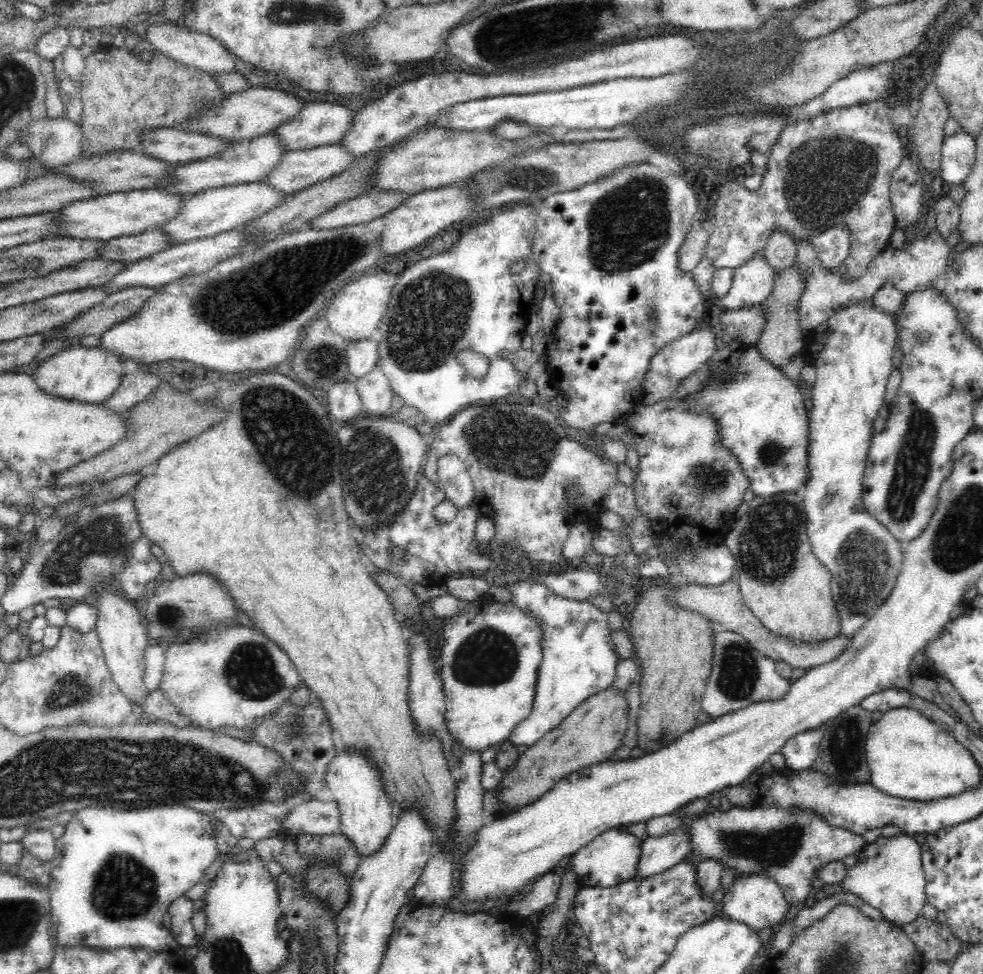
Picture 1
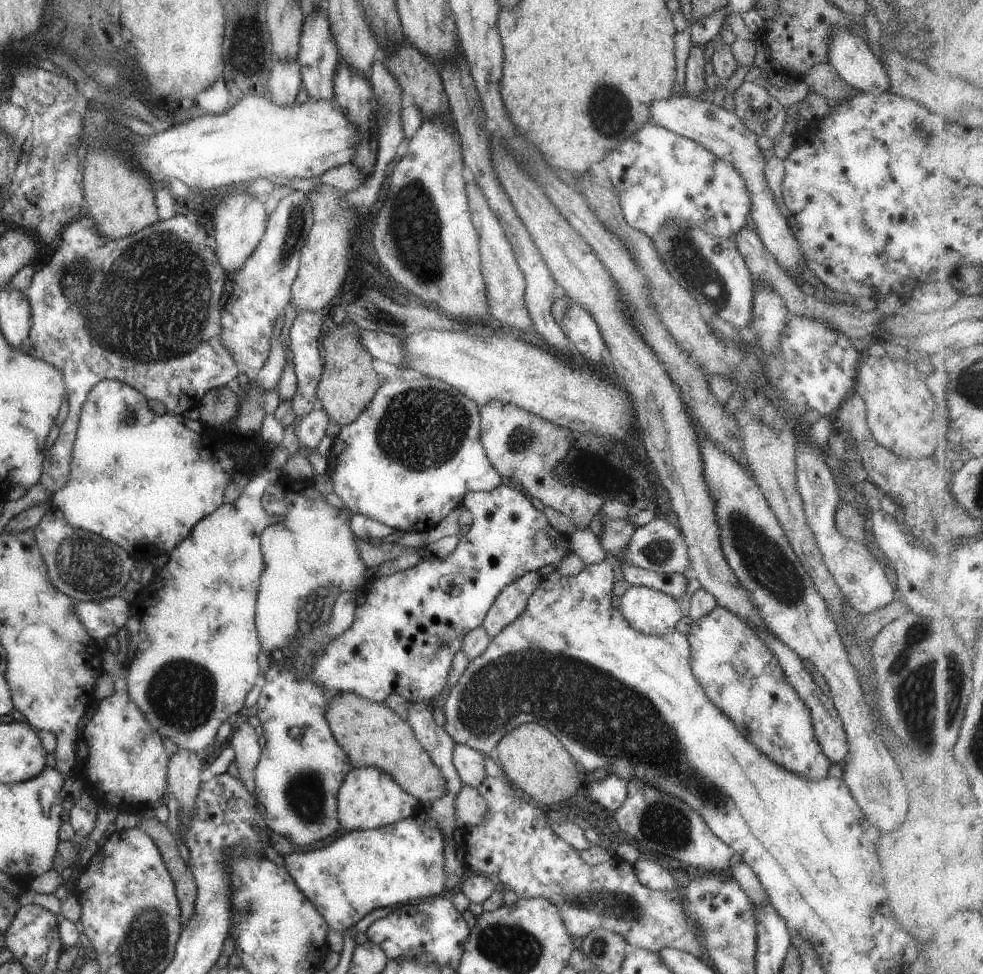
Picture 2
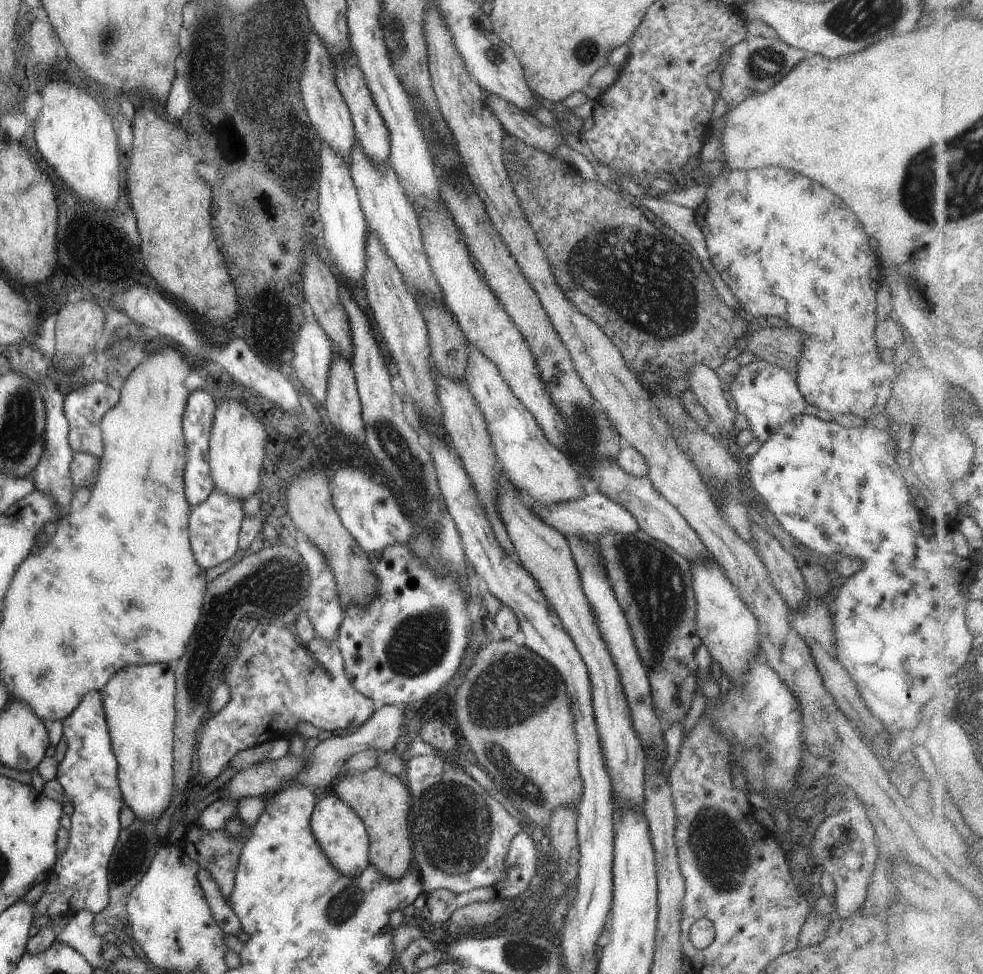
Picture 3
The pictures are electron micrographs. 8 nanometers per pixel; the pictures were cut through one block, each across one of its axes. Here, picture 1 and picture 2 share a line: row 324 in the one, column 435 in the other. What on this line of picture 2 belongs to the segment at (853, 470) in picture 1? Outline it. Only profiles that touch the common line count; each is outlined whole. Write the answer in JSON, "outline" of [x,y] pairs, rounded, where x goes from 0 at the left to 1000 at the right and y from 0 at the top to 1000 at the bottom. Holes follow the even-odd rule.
{"outline":[[[427,826],[420,836],[398,847],[369,853],[346,853],[344,861],[333,869],[291,877],[288,879],[288,890],[309,922],[323,934],[334,953],[349,959],[354,952],[381,933],[438,923],[452,917],[452,862],[443,842],[432,836],[430,826]]]}

